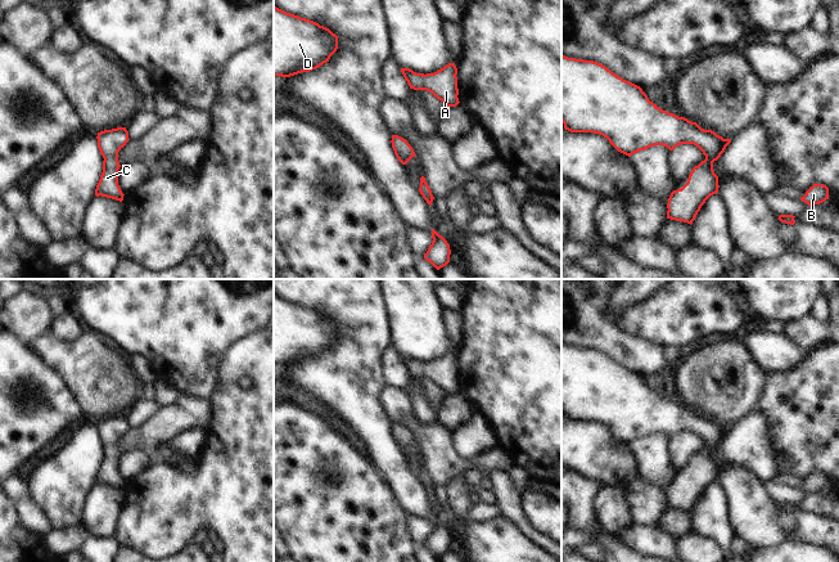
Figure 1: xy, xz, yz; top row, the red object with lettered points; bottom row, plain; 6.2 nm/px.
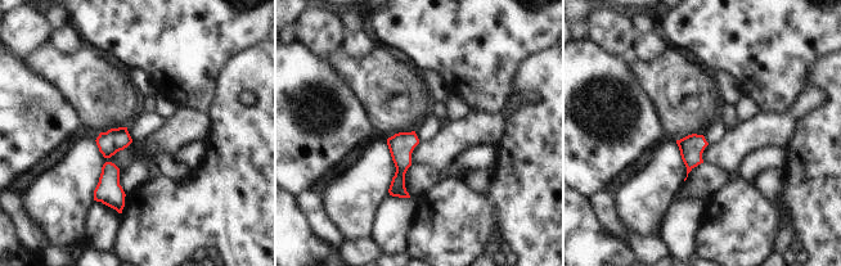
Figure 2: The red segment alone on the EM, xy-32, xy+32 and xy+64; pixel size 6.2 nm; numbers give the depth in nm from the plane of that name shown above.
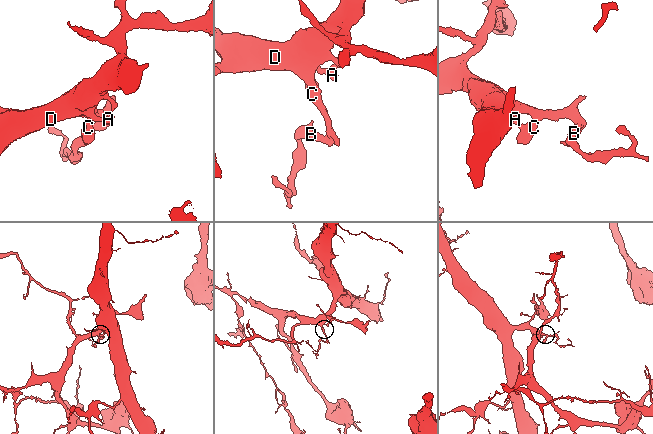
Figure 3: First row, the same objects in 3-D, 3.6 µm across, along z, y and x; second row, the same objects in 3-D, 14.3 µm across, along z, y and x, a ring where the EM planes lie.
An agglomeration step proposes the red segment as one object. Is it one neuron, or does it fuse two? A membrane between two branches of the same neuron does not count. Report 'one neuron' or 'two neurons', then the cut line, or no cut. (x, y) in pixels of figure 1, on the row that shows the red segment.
one neuron | no cut

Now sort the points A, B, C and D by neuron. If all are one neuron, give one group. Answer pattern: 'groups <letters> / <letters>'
groups A B C D

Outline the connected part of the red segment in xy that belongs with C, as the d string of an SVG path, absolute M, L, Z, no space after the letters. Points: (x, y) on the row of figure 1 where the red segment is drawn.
M117 127L98 132L98 148L103 156L103 172L95 189L95 195L123 201L123 193L118 185L118 152L126 145L128 131L126 127Z

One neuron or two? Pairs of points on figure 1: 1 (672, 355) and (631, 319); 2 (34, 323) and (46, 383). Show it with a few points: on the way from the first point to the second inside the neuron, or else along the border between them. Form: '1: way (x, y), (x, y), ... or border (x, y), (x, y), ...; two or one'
1: border (664, 347), (677, 347), (680, 350); two
2: border (13, 336), (25, 345); two

